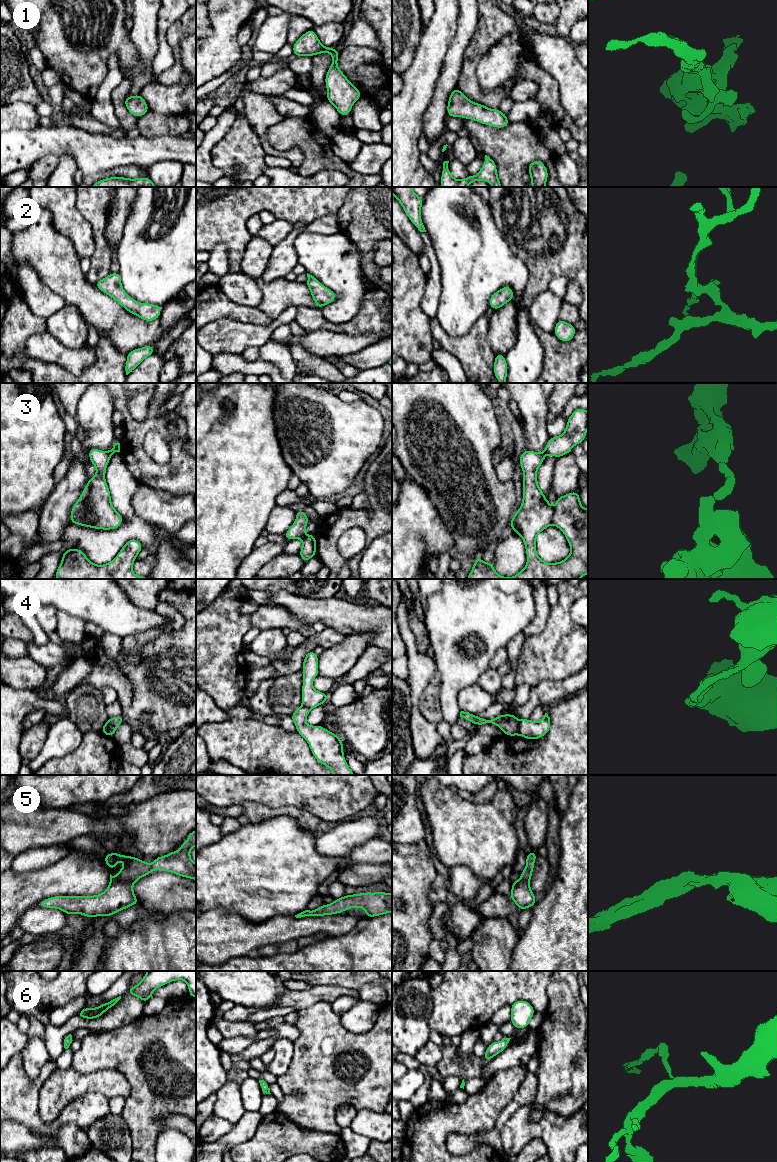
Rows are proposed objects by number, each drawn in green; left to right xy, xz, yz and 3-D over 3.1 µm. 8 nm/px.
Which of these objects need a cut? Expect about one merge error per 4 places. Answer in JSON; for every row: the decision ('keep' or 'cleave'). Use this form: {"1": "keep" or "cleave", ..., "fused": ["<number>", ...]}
{"1": "keep", "2": "keep", "3": "cleave", "4": "cleave", "5": "keep", "6": "keep", "fused": ["3", "4"]}

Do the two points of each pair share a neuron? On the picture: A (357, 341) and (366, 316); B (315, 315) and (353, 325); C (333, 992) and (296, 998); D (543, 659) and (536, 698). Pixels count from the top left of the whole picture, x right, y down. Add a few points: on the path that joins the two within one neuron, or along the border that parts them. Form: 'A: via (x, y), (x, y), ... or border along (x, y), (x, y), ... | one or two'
A: border along (381, 332), (365, 332), (355, 335), (336, 333) | two
B: via (324, 324), (332, 327), (344, 327) | one
C: via (324, 993), (315, 993), (305, 998) | one
D: border along (562, 679), (540, 681), (531, 688) | two

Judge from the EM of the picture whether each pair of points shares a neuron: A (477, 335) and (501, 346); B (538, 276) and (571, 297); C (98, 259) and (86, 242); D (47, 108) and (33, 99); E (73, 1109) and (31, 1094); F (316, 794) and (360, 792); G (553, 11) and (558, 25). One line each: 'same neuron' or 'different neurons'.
A: different neurons
B: different neurons
C: different neurons
D: different neurons
E: same neuron
F: same neuron
G: different neurons

